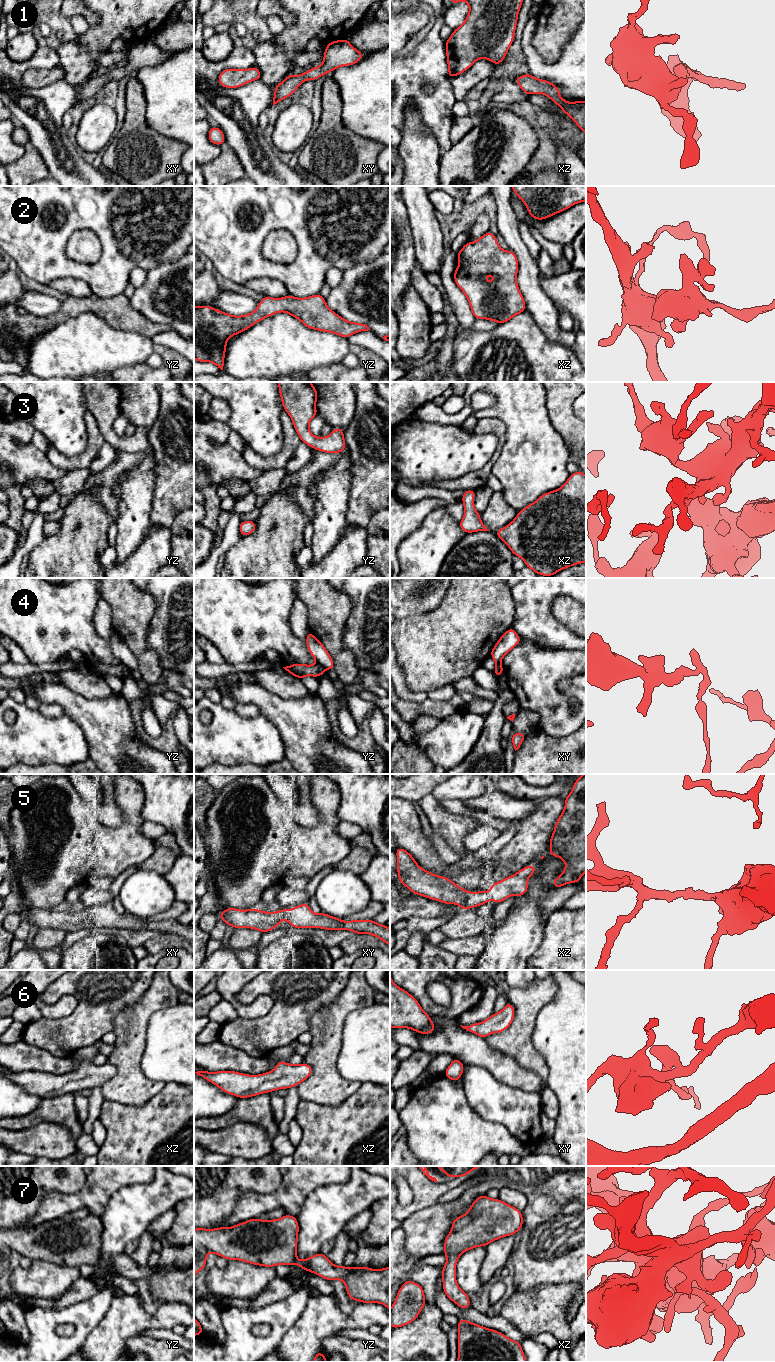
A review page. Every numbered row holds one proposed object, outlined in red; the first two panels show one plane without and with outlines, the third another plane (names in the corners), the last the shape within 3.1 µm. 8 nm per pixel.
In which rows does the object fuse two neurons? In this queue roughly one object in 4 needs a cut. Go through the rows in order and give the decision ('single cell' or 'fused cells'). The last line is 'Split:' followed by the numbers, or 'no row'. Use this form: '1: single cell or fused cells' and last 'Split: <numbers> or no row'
1: single cell
2: single cell
3: single cell
4: fused cells
5: single cell
6: single cell
7: single cell
Split: 4

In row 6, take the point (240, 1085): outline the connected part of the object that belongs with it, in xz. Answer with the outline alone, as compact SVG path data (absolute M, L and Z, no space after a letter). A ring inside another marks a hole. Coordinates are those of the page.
M278 1061L275 1069L259 1075L241 1074L237 1071L197 1071L195 1073L215 1084L223 1092L238 1098L248 1098L278 1089L297 1087L309 1078L312 1071L312 1067L304 1062L293 1065Z

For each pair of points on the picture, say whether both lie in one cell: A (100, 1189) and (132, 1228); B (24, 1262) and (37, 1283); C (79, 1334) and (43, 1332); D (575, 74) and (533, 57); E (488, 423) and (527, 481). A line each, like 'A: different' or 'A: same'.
A: different
B: different
C: same
D: same
E: different

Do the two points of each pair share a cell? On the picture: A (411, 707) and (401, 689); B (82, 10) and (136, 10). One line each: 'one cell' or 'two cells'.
A: two cells
B: two cells

